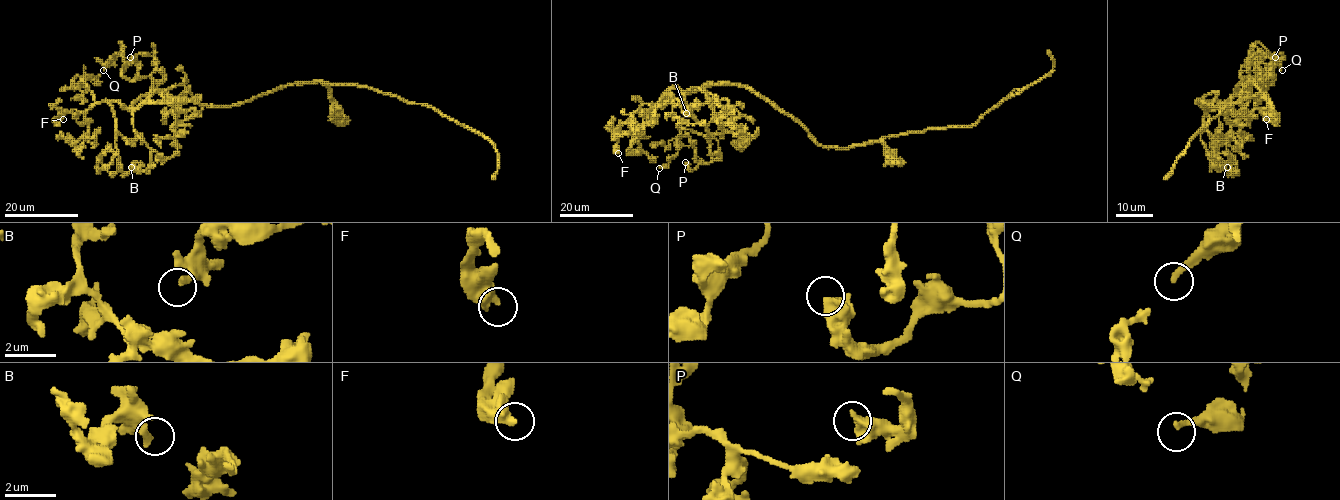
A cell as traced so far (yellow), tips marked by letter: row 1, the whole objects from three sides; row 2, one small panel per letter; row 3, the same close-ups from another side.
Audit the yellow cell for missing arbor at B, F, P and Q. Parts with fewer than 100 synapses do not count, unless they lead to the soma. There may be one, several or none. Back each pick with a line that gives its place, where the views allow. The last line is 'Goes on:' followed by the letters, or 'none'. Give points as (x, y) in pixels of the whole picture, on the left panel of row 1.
Goes on: none

